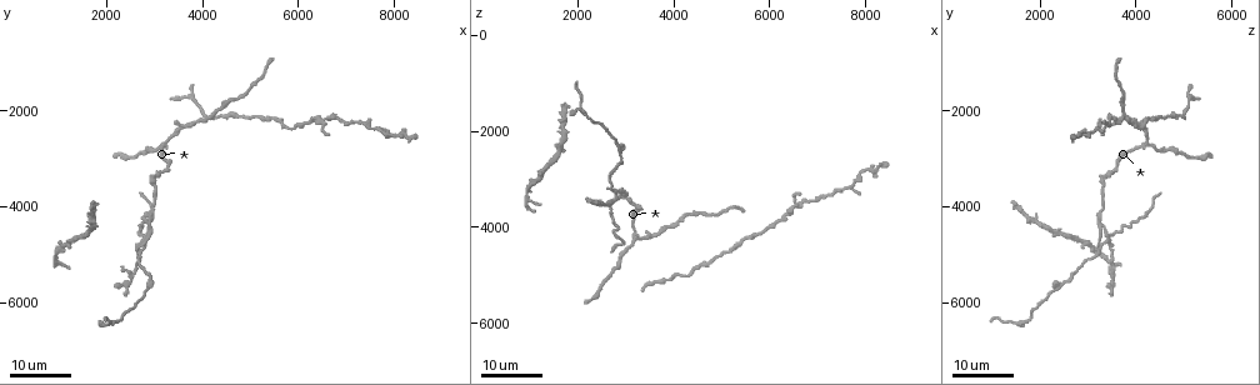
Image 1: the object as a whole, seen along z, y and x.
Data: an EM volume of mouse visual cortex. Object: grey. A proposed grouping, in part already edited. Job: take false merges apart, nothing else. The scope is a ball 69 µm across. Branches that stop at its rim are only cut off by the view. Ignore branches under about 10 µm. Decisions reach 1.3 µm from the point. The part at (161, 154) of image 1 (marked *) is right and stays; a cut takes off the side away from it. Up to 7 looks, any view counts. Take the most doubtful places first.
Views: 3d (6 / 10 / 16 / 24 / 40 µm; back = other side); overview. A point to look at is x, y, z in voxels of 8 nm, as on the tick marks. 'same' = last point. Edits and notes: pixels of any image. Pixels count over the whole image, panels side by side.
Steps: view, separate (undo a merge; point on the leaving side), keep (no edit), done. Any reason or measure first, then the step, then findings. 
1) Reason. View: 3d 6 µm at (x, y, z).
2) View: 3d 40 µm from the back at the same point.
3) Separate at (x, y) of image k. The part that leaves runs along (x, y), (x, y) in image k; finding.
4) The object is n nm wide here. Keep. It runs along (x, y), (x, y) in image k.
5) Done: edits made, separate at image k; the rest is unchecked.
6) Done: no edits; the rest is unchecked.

Arms part here. View: 3d 16 µm at (2750, 4700, 3400).

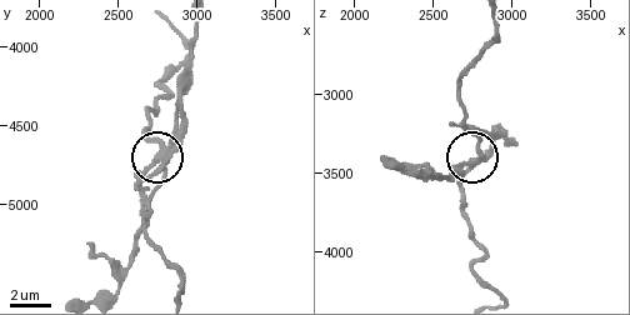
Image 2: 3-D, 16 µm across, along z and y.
Closer look. View: 3d 10 µm at the same point.

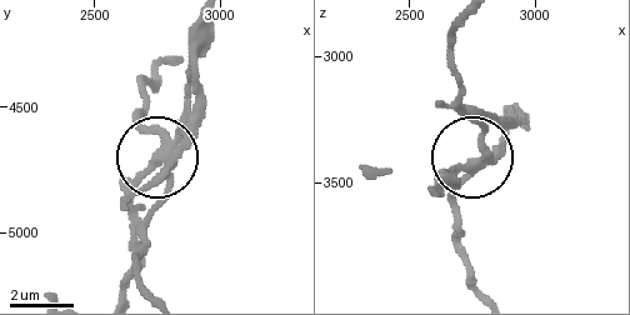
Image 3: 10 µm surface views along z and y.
The object is 280 nm wide here. Separate at (140, 125) of image 3. The part that leaves runs along (166, 154), (166, 183), (134, 259), (143, 288) in image 3; two cells meet here.

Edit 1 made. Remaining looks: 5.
Arms part here. View: 3d 24 µm at (3250, 2700, 4200).

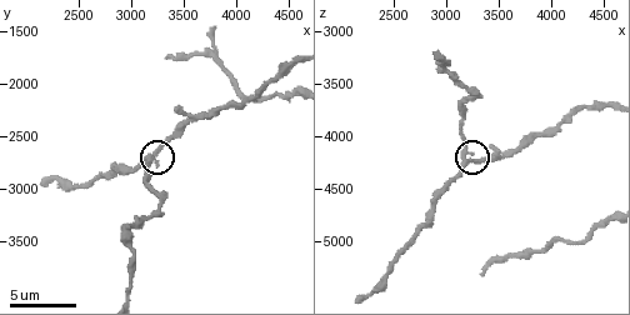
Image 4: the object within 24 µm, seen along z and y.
View: 3d 6 µm at (3240, 2680, 4220).

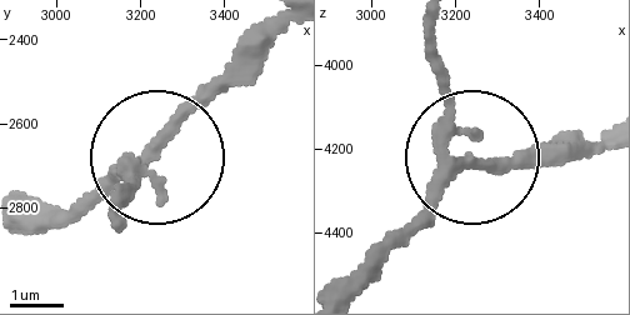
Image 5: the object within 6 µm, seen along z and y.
Keep. It runs along (430, 20), (466, 154), (380, 244) in image 5; one cell here.

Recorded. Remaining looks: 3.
View: 3d 24 µm at (5350, 2100, 4400).

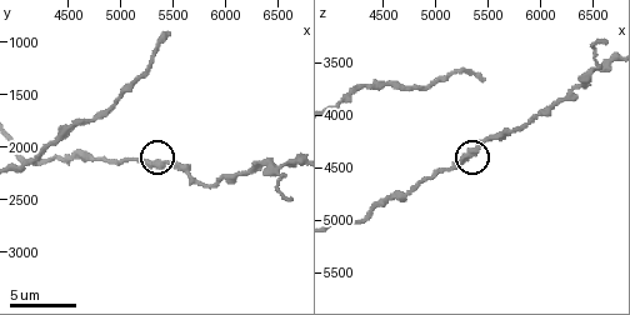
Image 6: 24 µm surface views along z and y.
Closer look. View: 3d 6 µm at (5380, 2180, 4340).

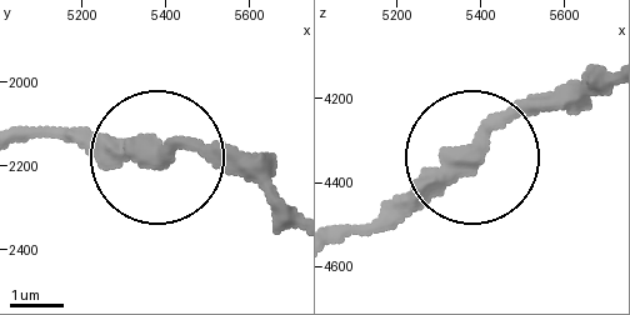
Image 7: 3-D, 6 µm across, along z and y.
The side arm is 20 µm long. Keep. Continuous, no second cell.

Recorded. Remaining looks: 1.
Done: edits made, separate at image 3; the rest is unchecked.

